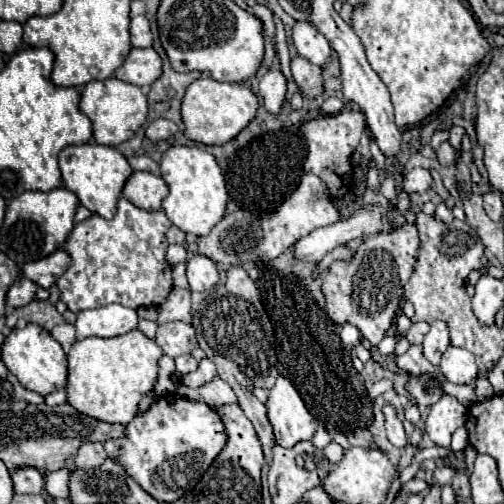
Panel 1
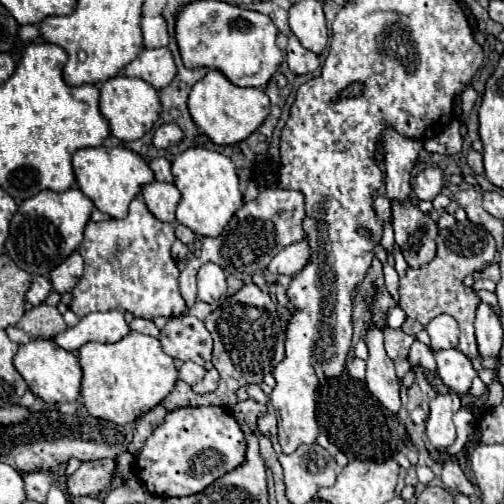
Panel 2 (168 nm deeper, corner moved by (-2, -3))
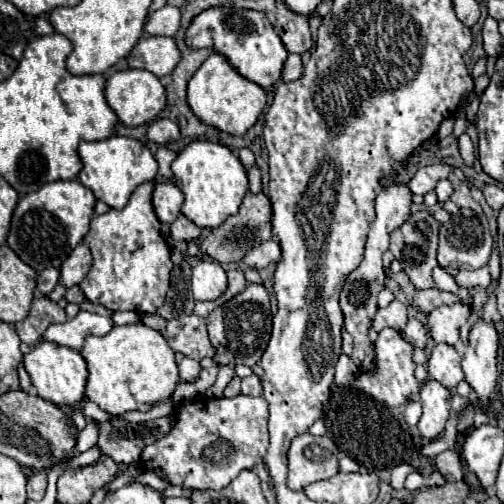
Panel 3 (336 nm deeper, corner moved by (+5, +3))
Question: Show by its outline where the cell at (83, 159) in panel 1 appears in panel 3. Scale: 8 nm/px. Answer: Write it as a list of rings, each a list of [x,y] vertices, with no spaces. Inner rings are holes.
[[[110,136],[100,142],[82,142],[78,146],[78,156],[82,160],[82,170],[78,174],[80,184],[90,188],[100,202],[116,210],[126,206],[136,186],[144,182],[152,182],[158,170],[158,164],[150,154],[150,150],[144,146],[144,142],[138,142],[134,138]]]

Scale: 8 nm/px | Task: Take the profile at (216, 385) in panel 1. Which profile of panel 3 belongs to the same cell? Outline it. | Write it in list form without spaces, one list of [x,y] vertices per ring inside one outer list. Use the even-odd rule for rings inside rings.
[[[296,436],[288,450],[288,488],[300,492],[312,482],[332,478],[338,472],[332,452],[338,454],[338,448],[328,436]]]

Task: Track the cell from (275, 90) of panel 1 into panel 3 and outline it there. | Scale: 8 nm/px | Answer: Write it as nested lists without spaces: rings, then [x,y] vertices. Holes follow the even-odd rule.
[[[288,54],[284,62],[284,70],[282,70],[282,80],[292,82],[300,78],[300,74],[302,74],[302,58],[298,54]]]

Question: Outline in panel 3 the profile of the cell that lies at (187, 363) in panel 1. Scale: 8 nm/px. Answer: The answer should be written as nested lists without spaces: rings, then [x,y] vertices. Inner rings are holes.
[[[184,358],[180,364],[178,364],[178,372],[180,372],[180,380],[184,382],[192,382],[198,378],[202,366],[198,364],[198,360],[192,360],[192,358]]]

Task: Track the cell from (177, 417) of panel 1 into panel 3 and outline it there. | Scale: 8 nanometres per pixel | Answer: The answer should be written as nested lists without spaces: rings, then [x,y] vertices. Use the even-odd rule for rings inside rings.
[[[236,396],[236,398],[202,398],[176,408],[176,420],[168,434],[154,444],[146,446],[140,456],[140,466],[148,472],[156,472],[174,486],[190,490],[220,490],[228,486],[242,470],[262,462],[268,448],[268,402],[264,398]]]

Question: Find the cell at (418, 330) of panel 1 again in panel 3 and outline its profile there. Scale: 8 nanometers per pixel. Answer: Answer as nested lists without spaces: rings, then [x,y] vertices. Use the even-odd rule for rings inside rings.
[[[392,300],[386,308],[380,308],[376,312],[376,318],[372,320],[372,328],[376,332],[384,330],[384,328],[394,328],[398,332],[404,330],[408,322],[408,312],[406,312],[406,306],[400,302],[400,300]]]

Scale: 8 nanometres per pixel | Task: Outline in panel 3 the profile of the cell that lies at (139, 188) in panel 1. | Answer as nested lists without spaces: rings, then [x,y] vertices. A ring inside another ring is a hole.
[[[174,182],[154,184],[152,206],[154,206],[156,216],[158,216],[160,222],[164,222],[164,224],[174,222],[176,216],[180,214],[182,202],[184,202],[184,194],[180,192],[180,188]]]

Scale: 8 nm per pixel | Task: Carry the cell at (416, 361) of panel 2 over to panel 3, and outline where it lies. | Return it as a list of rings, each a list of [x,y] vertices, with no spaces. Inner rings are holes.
[[[408,320],[406,328],[402,330],[402,338],[406,342],[410,342],[414,348],[424,348],[426,338],[428,338],[428,330],[424,324],[420,324],[418,320]]]

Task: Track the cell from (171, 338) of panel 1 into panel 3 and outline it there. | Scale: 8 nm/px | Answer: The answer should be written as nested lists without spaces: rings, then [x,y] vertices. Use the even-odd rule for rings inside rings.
[[[182,314],[180,318],[168,320],[162,336],[174,352],[182,352],[184,356],[190,356],[194,360],[214,356],[214,348],[208,340],[206,322],[196,314]]]

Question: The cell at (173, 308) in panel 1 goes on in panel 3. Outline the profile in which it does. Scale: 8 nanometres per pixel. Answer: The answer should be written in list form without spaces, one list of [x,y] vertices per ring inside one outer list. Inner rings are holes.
[[[248,192],[242,206],[240,206],[240,212],[236,216],[226,218],[208,236],[202,236],[198,242],[198,254],[196,256],[186,254],[186,262],[190,264],[190,268],[196,266],[206,256],[210,256],[210,258],[220,256],[222,264],[224,262],[242,262],[244,254],[248,254],[248,250],[252,250],[252,246],[260,246],[262,242],[270,240],[272,236],[274,236],[272,234],[272,204],[268,202],[266,192],[260,192],[260,194]]]

